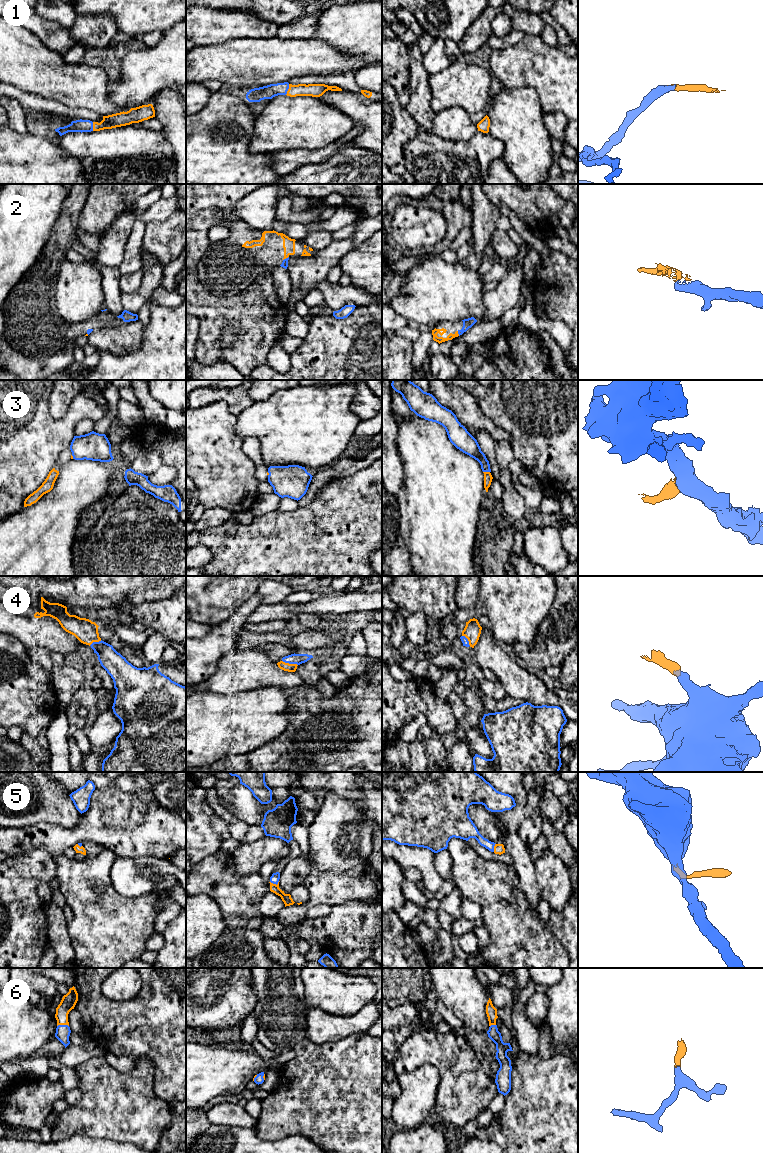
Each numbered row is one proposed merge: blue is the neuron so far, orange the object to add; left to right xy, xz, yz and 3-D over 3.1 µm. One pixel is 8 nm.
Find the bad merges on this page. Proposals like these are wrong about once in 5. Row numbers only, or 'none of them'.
3

